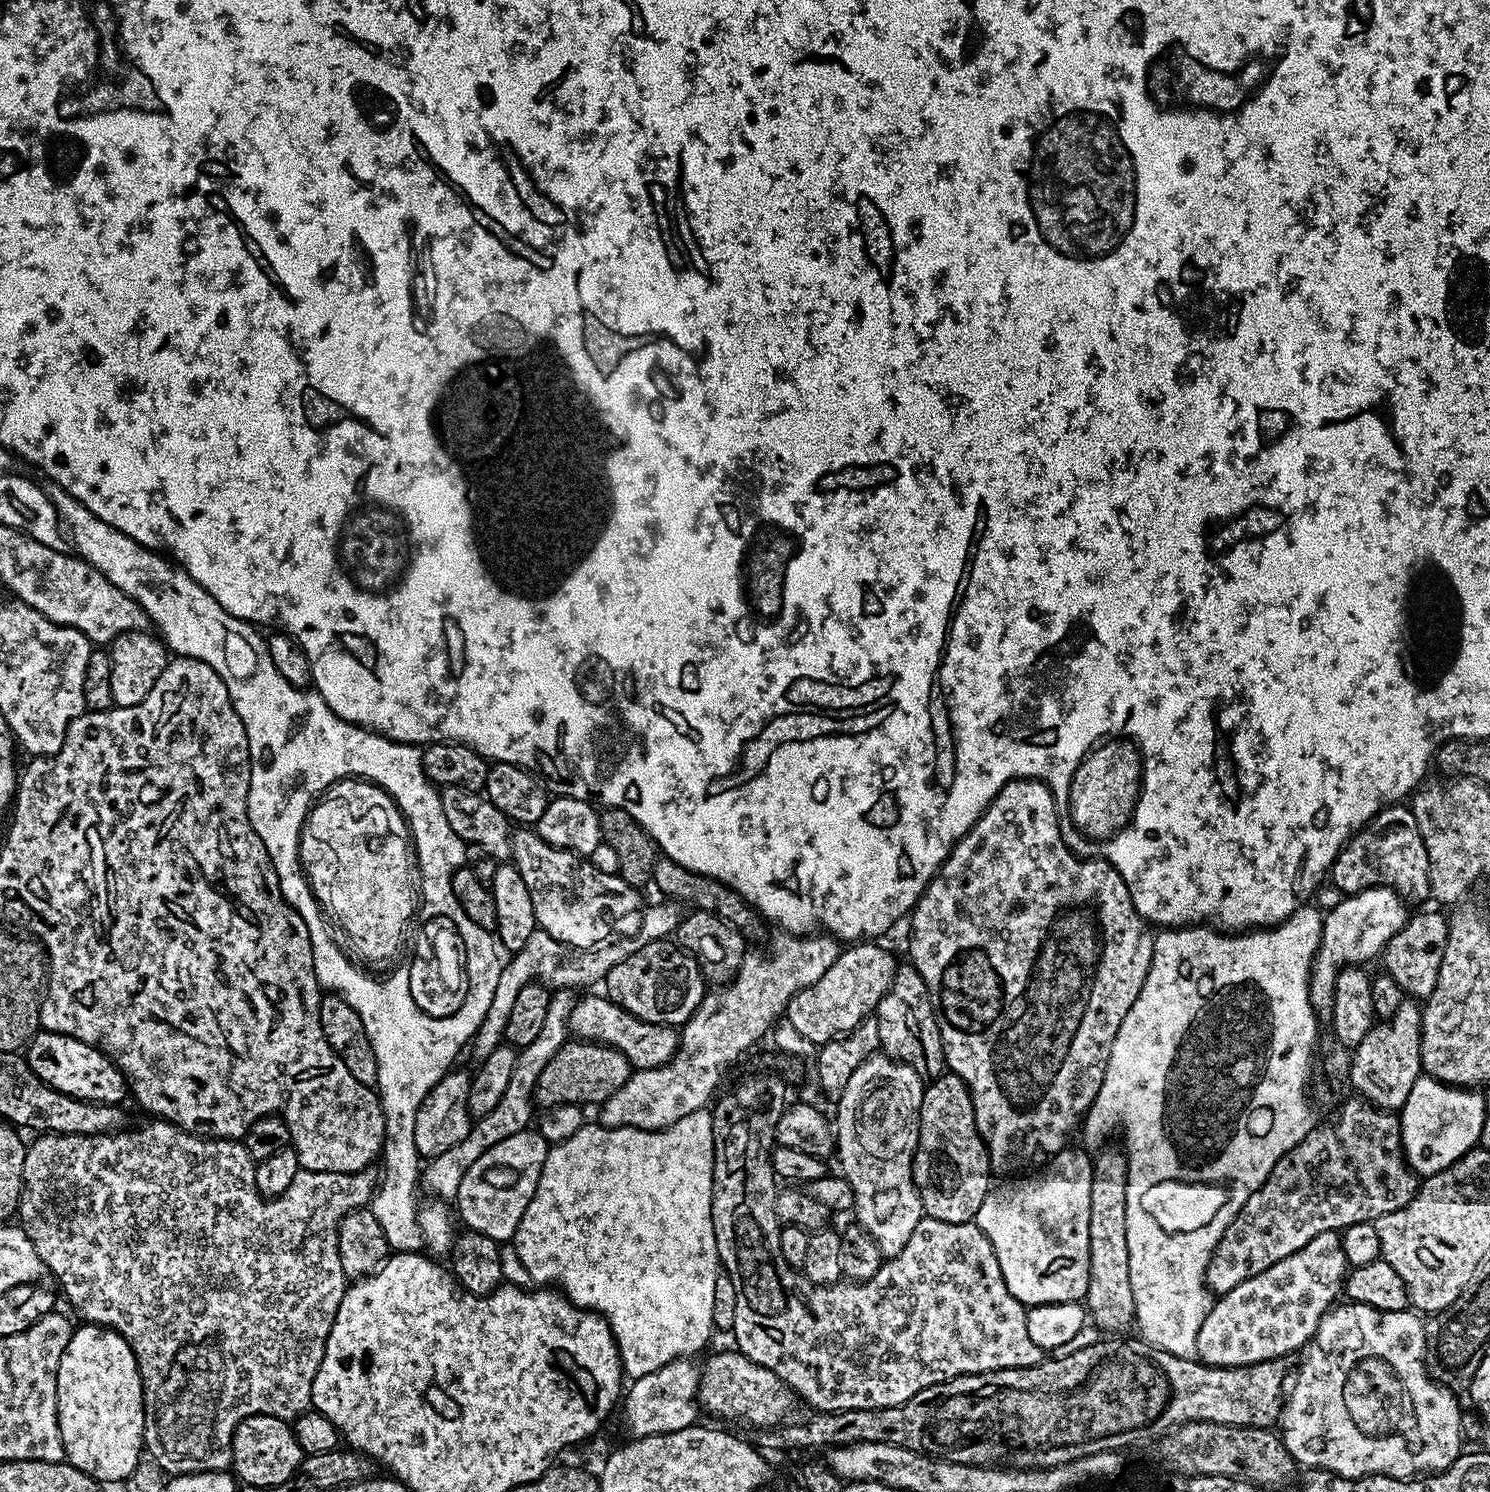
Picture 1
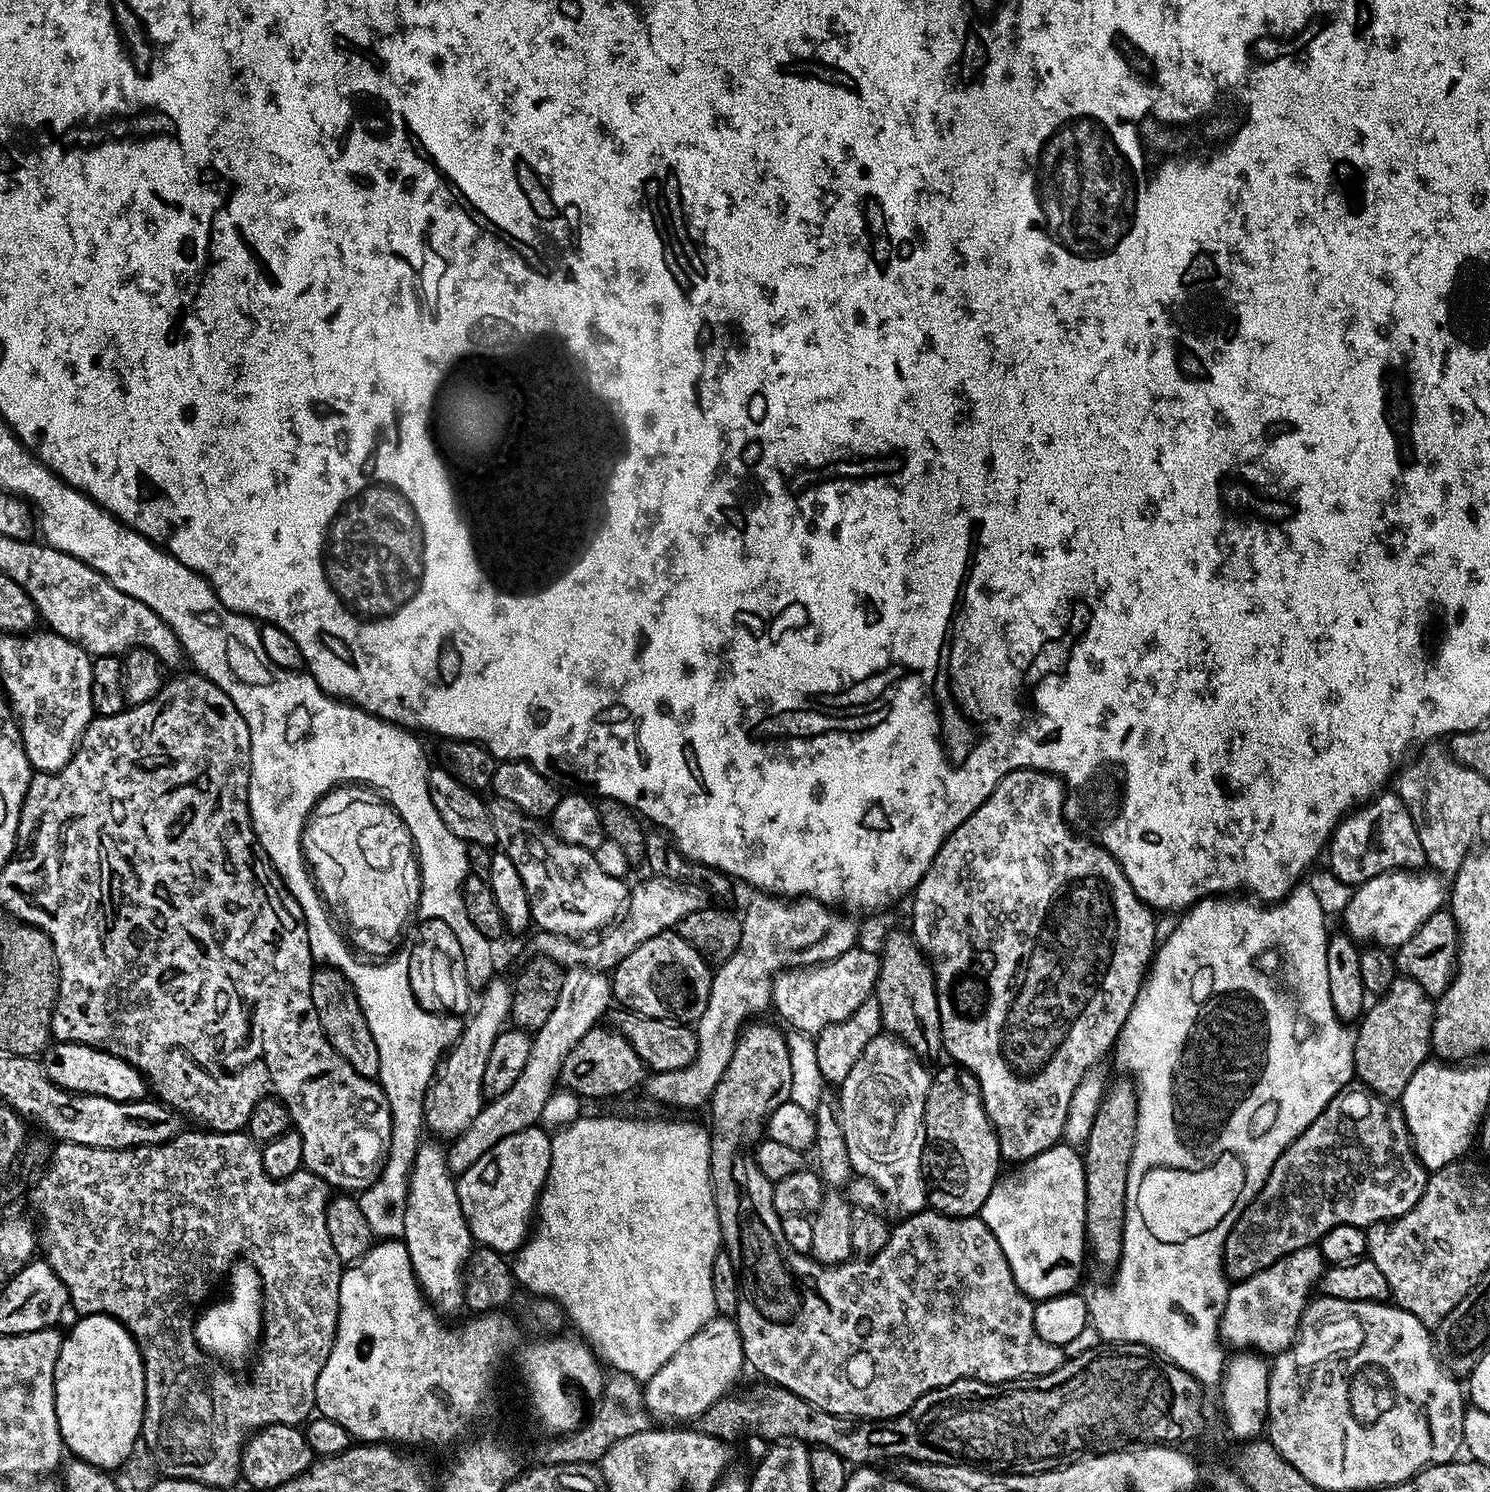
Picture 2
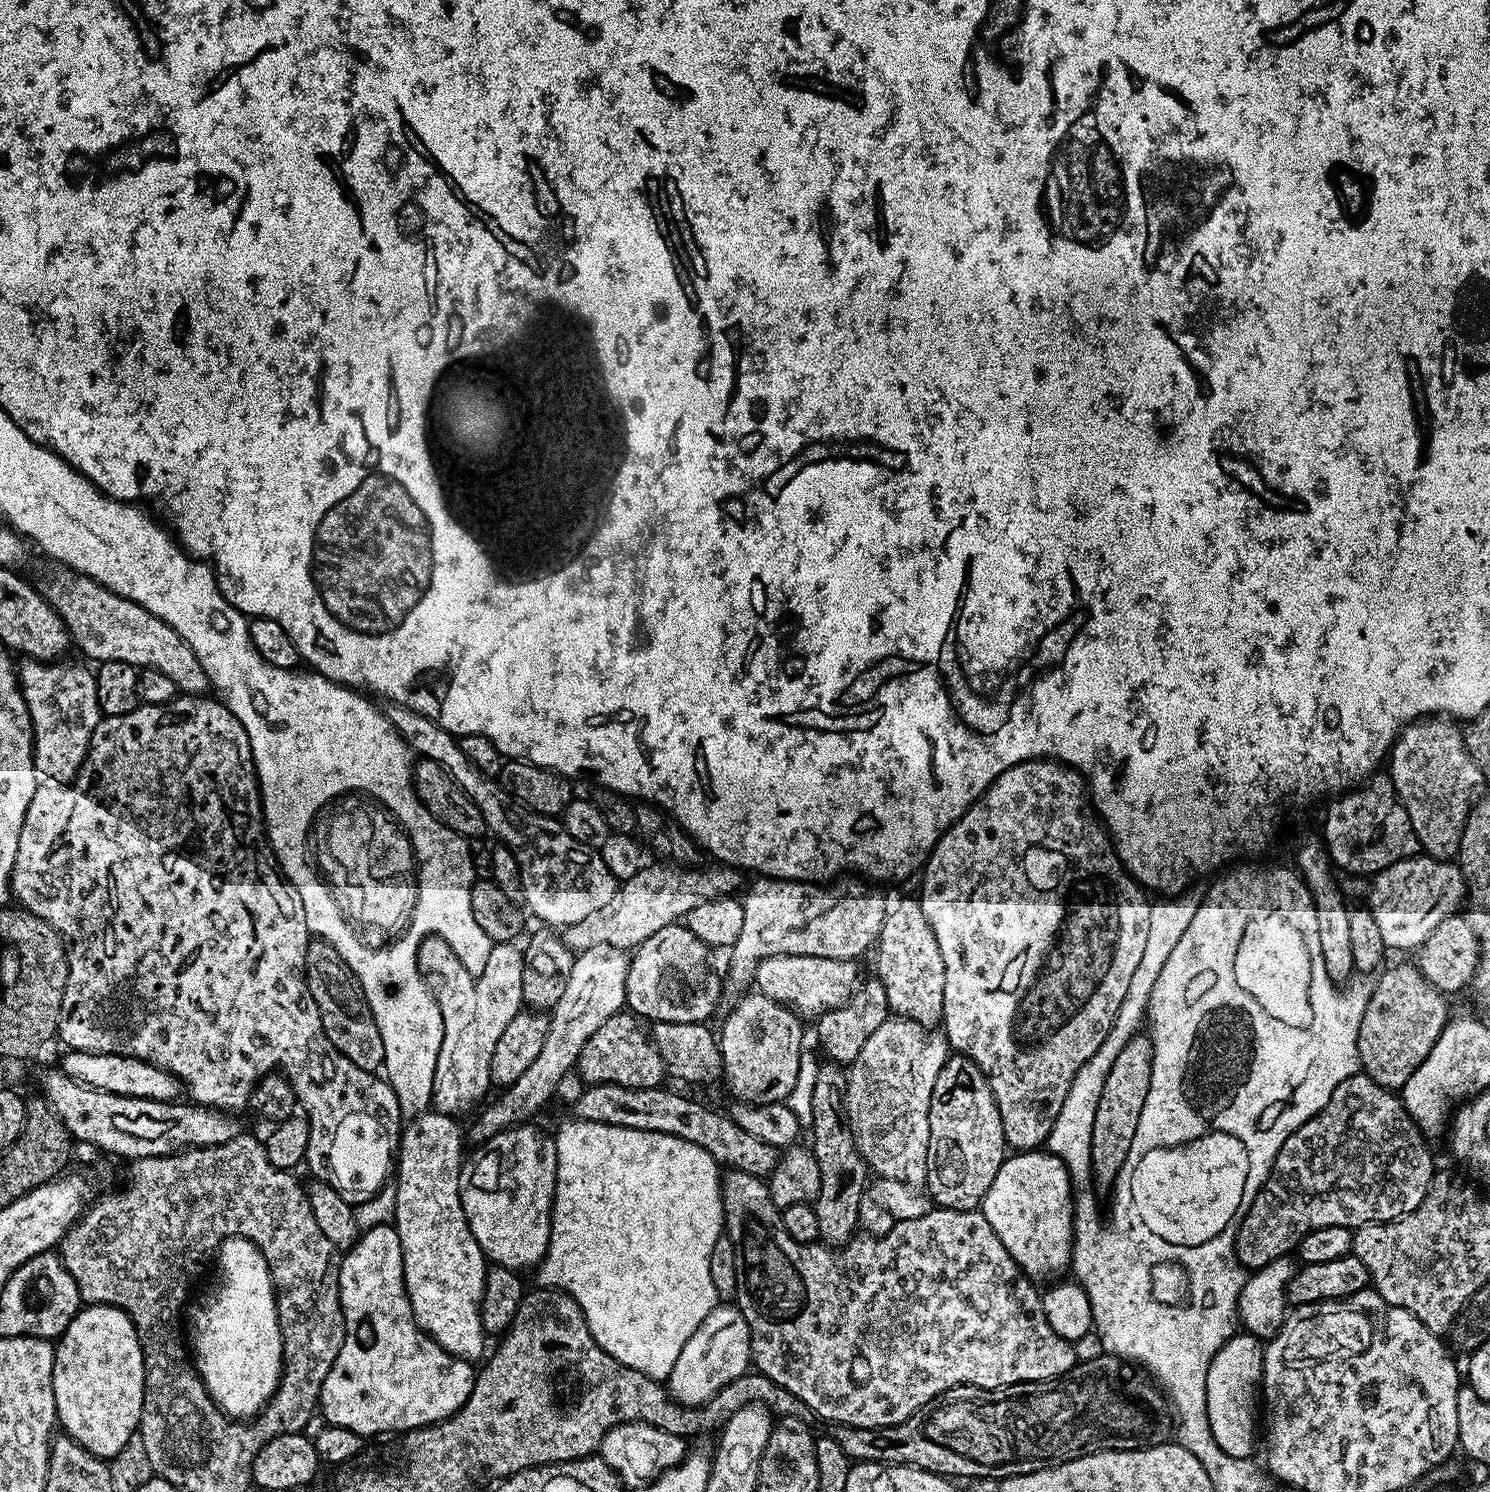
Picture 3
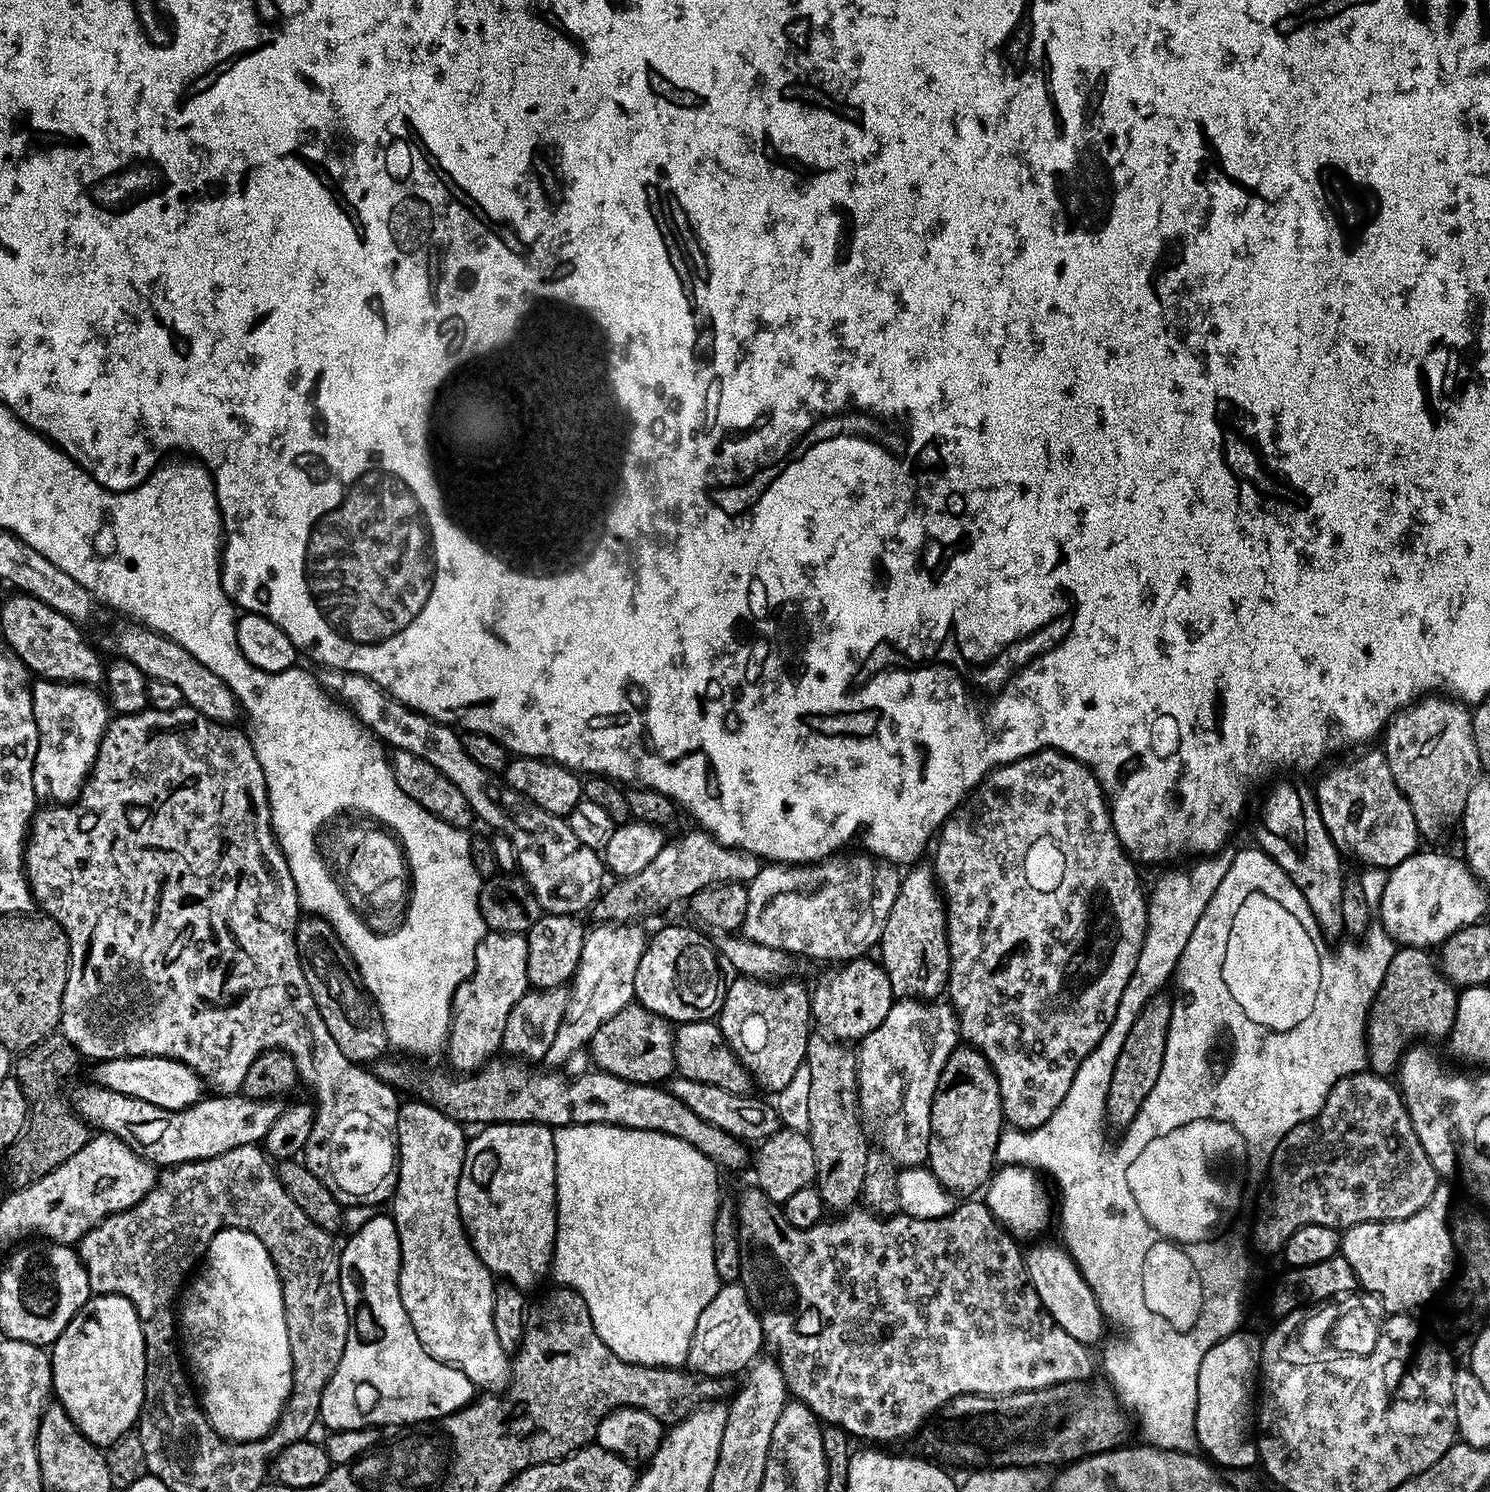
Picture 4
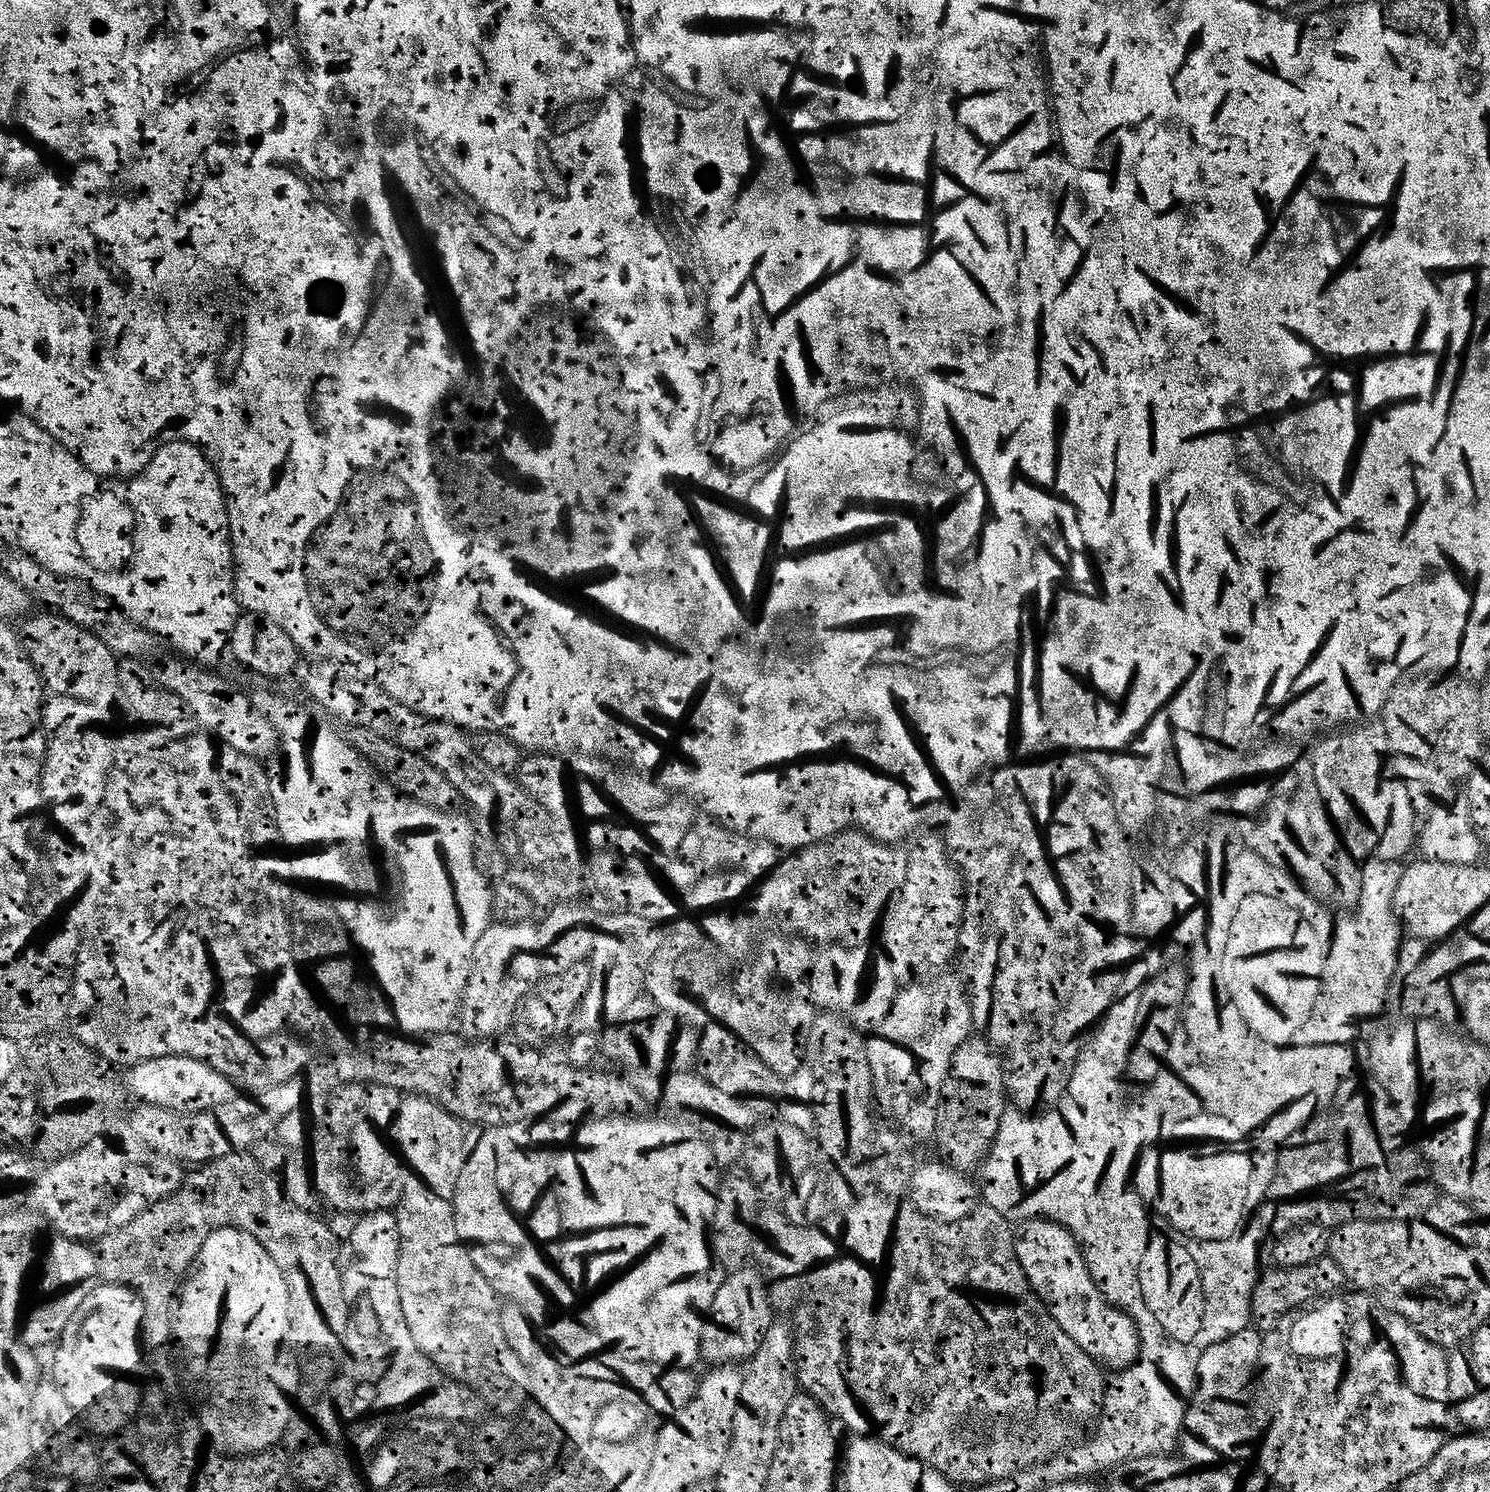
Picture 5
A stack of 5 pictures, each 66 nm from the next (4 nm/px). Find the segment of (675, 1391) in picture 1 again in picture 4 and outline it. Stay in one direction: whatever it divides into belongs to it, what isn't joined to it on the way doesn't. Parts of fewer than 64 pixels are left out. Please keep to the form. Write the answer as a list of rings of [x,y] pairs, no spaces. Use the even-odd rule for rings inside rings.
[[[724,1282],[714,1294],[714,1298],[710,1298],[706,1310],[702,1310],[702,1314],[698,1314],[698,1326],[694,1326],[694,1334],[690,1338],[687,1367],[693,1373],[698,1372],[696,1374],[704,1378],[728,1378],[731,1372],[741,1371],[740,1373],[743,1373],[761,1355],[760,1348],[764,1347],[762,1322],[758,1318],[758,1314],[752,1309],[743,1284]]]

